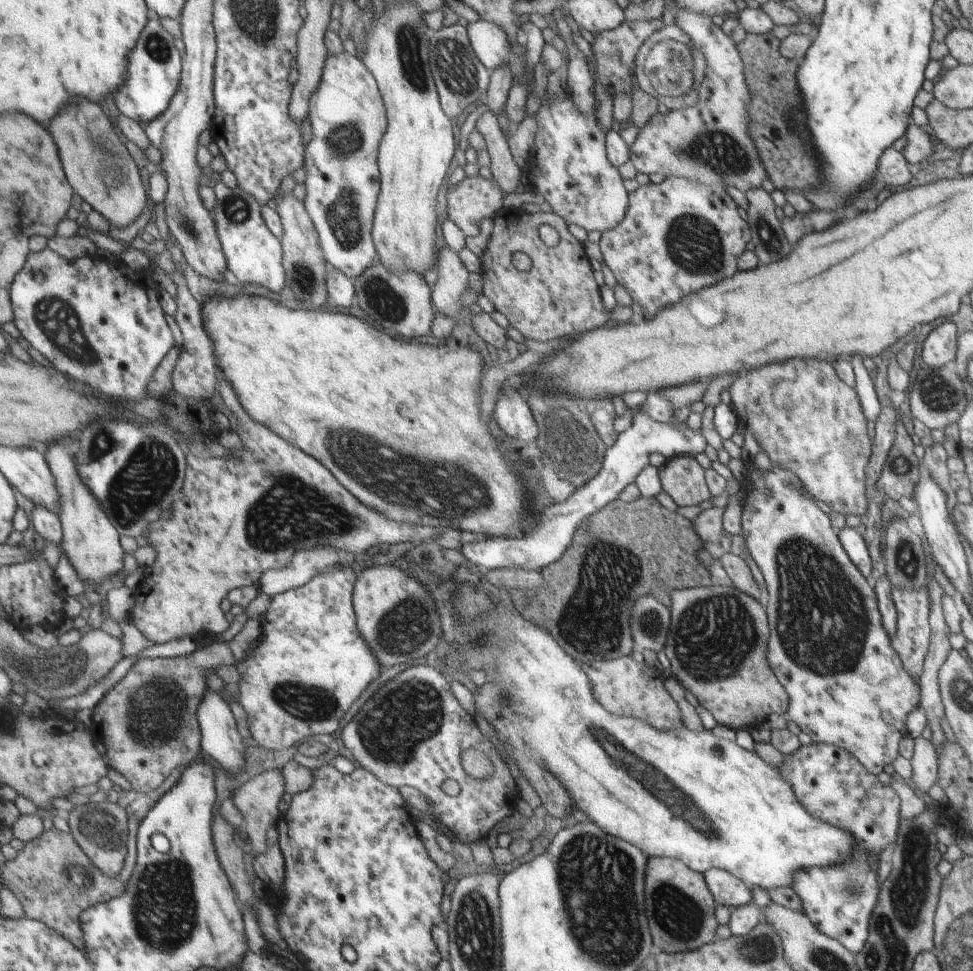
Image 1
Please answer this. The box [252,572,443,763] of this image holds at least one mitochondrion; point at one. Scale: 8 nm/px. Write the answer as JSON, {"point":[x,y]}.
{"point":[413,611]}

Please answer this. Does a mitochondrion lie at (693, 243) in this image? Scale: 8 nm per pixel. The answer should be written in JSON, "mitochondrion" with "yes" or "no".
{"mitochondrion":"yes"}

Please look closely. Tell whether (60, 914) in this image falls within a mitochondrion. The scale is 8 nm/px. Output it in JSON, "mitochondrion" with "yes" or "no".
{"mitochondrion":"no"}

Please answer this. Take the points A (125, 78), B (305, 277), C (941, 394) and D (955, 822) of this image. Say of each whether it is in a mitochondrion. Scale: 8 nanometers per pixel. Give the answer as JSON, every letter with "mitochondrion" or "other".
{"A":"other","B":"mitochondrion","C":"mitochondrion","D":"other"}

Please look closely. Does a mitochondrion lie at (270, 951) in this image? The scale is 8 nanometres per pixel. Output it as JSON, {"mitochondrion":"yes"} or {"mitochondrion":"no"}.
{"mitochondrion":"no"}

